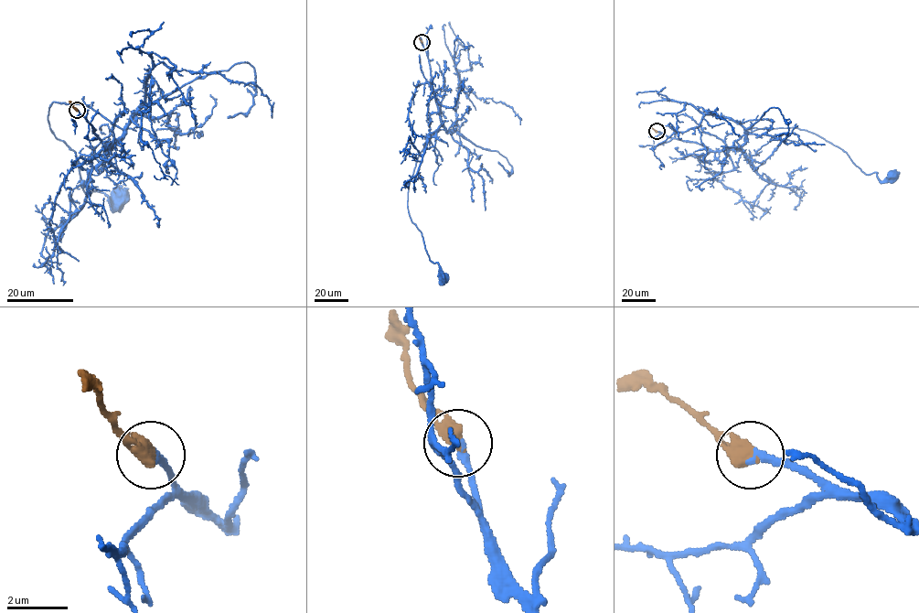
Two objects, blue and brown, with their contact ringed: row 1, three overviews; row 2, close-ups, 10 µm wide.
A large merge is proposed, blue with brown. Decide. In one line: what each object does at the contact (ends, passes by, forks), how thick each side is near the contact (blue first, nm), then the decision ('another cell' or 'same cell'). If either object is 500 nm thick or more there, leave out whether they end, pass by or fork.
240 nm thick on the blue side, 600 nm on the other; same cell

